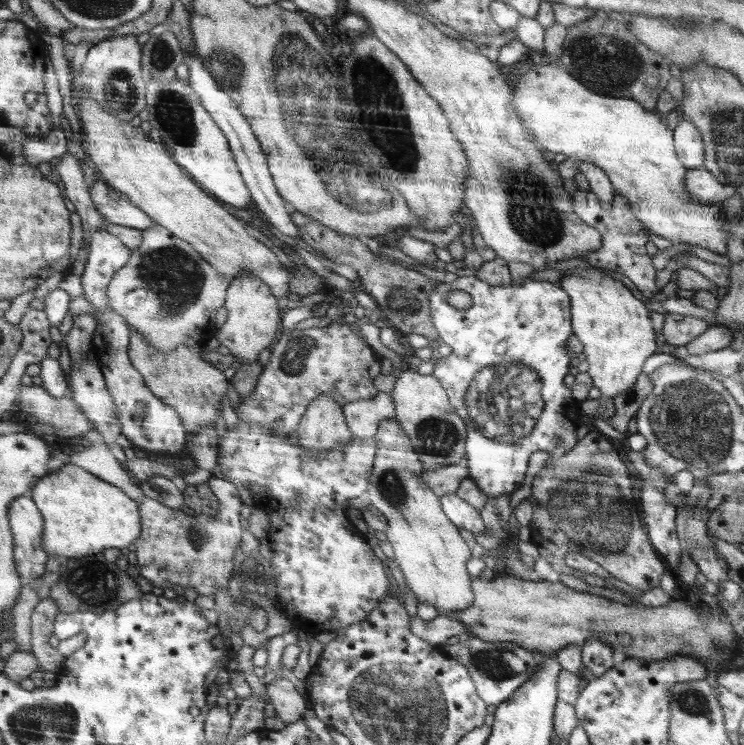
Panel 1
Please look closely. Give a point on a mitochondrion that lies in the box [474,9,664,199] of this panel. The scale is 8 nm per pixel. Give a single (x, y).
(592, 55)

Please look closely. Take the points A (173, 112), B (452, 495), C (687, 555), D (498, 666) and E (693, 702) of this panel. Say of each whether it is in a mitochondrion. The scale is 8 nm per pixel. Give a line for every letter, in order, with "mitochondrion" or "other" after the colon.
A: mitochondrion
B: other
C: other
D: mitochondrion
E: mitochondrion

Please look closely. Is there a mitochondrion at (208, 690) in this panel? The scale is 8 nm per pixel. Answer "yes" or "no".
no

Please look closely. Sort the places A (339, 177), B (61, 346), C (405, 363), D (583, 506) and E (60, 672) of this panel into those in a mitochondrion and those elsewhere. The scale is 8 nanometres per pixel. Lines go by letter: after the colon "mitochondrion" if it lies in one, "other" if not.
A: mitochondrion
B: other
C: other
D: mitochondrion
E: other

